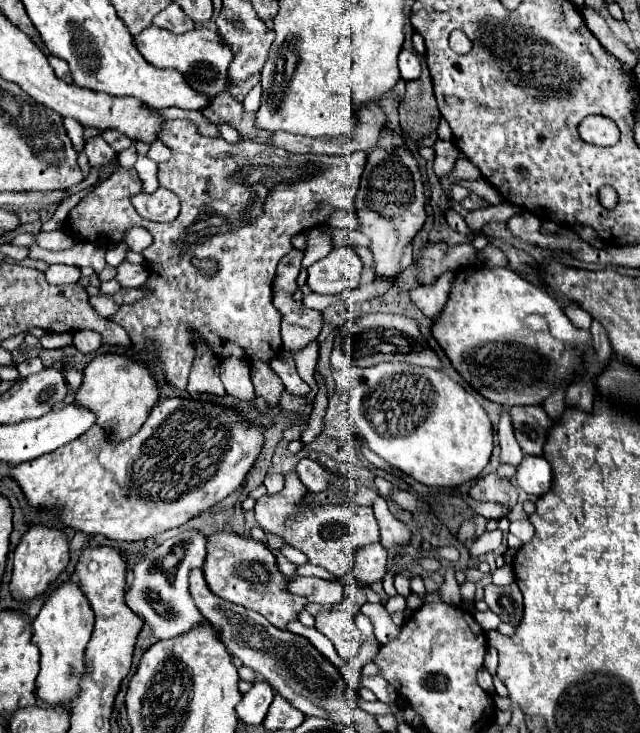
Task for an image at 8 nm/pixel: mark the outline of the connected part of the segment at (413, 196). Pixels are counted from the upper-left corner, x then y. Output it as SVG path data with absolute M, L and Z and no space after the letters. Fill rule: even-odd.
M390 129L382 131L378 145L368 153L368 165L362 175L354 207L358 229L370 237L374 275L378 279L394 281L400 275L400 259L404 255L404 247L414 239L426 221L420 169L414 155L406 149L402 135L396 135Z

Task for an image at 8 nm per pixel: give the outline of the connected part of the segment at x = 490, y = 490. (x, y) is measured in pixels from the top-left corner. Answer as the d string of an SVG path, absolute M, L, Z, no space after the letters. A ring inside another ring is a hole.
M496 473L480 479L468 493L474 501L494 501L508 509L514 509L518 501L516 487L510 485L510 481L498 481Z

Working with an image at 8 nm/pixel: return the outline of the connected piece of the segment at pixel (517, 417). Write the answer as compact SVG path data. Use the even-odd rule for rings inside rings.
M522 405L506 409L512 417L512 427L516 441L522 447L524 455L542 455L548 427L552 425L550 417L540 405Z

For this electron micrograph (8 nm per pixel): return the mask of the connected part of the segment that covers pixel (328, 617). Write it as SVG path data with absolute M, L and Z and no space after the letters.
M338 607L322 611L316 615L316 629L334 643L338 655L345 661L358 655L364 637L356 627L354 613Z

